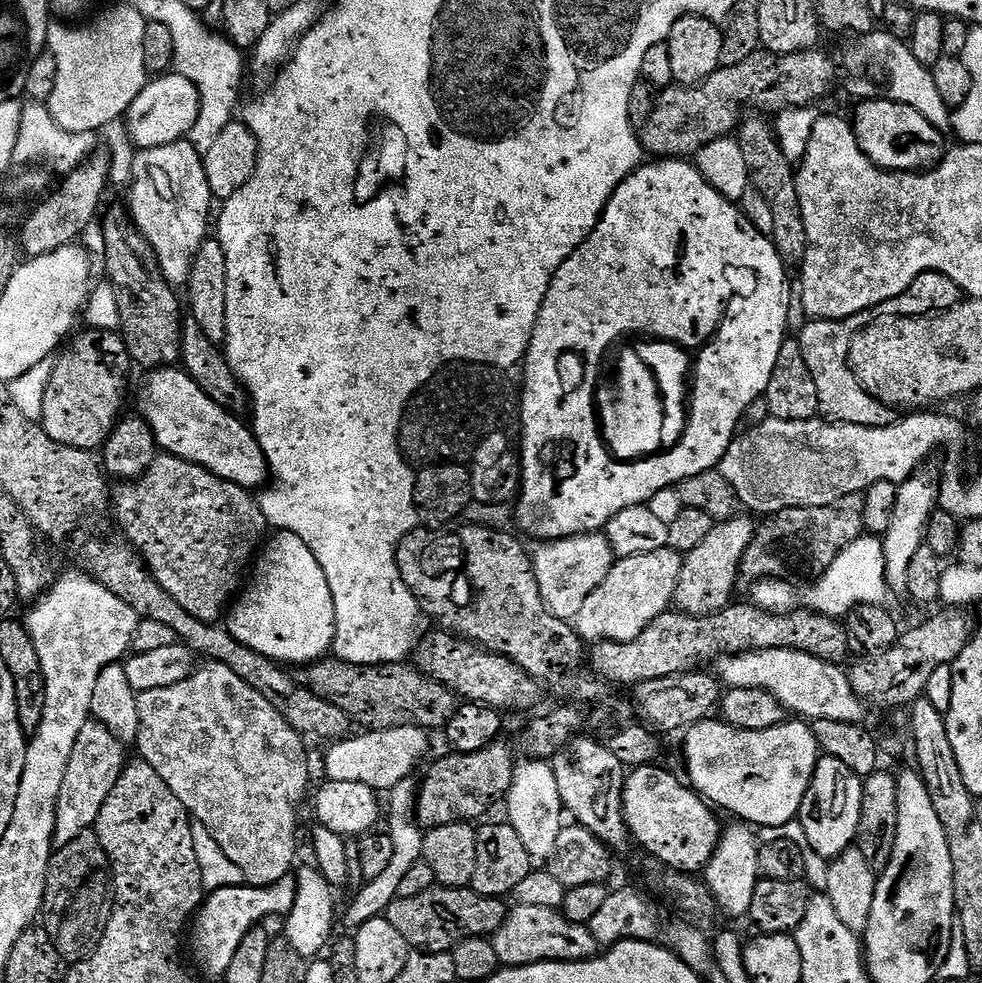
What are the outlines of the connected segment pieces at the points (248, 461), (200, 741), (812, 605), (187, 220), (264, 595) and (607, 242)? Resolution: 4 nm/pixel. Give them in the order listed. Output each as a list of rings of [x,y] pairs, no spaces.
[[[180,366],[159,367],[147,373],[144,385],[140,388],[140,408],[139,415],[154,430],[157,449],[163,450],[167,455],[177,456],[186,462],[205,468],[207,472],[213,472],[220,480],[225,480],[228,484],[235,484],[237,489],[260,490],[269,483],[270,473],[268,463],[264,457],[264,452],[260,448],[256,436],[247,423],[240,421],[239,415],[227,412],[218,402],[214,402],[194,382],[194,378],[189,376]]]
[[[215,662],[203,666],[175,686],[162,686],[162,690],[146,690],[137,695],[140,729],[134,744],[140,747],[139,759],[158,770],[158,778],[174,790],[193,821],[214,834],[214,842],[222,846],[230,862],[237,864],[241,877],[249,885],[270,887],[293,871],[292,863],[296,860],[296,807],[308,792],[305,741],[230,666]]]
[[[867,534],[858,537],[848,548],[843,548],[834,558],[834,562],[822,574],[819,580],[809,583],[804,592],[805,609],[820,612],[823,616],[835,616],[837,618],[847,617],[848,613],[854,608],[859,608],[861,604],[879,604],[885,603],[884,599],[890,596],[888,580],[884,577],[884,540],[879,536],[869,536]]]
[[[186,138],[166,147],[141,149],[134,156],[129,192],[129,215],[153,248],[160,275],[173,286],[187,285],[193,259],[207,239],[210,206],[214,204],[203,155]]]
[[[280,530],[275,535],[273,540],[271,537],[263,545],[251,573],[252,581],[249,584],[247,581],[246,587],[231,605],[226,616],[226,627],[230,634],[234,634],[234,638],[238,638],[238,642],[242,642],[242,646],[250,646],[250,650],[276,661],[281,666],[311,666],[325,659],[333,651],[336,642],[336,615],[334,598],[330,594],[330,582],[326,582],[326,574],[322,566],[318,566],[314,550],[310,550],[299,531]]]
[[[660,158],[655,162],[648,163],[637,168],[635,172],[632,172],[620,183],[618,190],[614,190],[610,202],[604,208],[603,214],[600,215],[600,221],[593,226],[586,242],[582,242],[582,246],[578,246],[578,250],[574,250],[574,254],[570,254],[570,258],[566,258],[566,262],[562,262],[562,266],[554,274],[554,278],[550,282],[550,290],[546,290],[546,298],[542,302],[542,310],[538,314],[538,322],[534,326],[534,334],[528,352],[522,361],[523,368],[525,367],[524,392],[522,388],[518,396],[518,420],[524,423],[524,448],[522,444],[522,479],[518,503],[514,509],[517,517],[528,516],[528,532],[532,536],[537,536],[537,541],[540,542],[565,540],[571,536],[599,533],[601,530],[607,529],[608,523],[614,518],[614,514],[618,514],[630,506],[647,504],[650,498],[654,498],[654,494],[658,494],[658,490],[666,490],[680,485],[686,479],[715,469],[738,435],[743,412],[755,399],[764,395],[766,386],[770,382],[770,374],[774,374],[774,362],[778,362],[778,350],[782,350],[784,341],[790,332],[788,326],[788,309],[790,307],[790,299],[788,300],[789,269],[786,267],[784,259],[778,254],[776,245],[772,243],[771,239],[758,230],[754,230],[754,226],[750,226],[750,222],[744,217],[739,207],[723,197],[711,185],[696,168],[695,163],[684,158]]]

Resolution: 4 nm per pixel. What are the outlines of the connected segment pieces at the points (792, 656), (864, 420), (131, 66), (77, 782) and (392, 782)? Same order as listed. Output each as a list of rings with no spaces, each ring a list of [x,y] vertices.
[[[789,648],[757,649],[724,656],[715,663],[714,668],[721,683],[728,688],[764,689],[774,694],[787,711],[809,721],[859,723],[866,711],[863,701],[858,699],[849,682],[847,671],[841,665],[819,659],[809,652]]]
[[[928,272],[918,276],[902,294],[879,303],[878,306],[859,311],[845,320],[809,319],[799,329],[798,339],[802,346],[802,358],[806,358],[806,366],[818,385],[819,415],[834,424],[853,424],[854,426],[870,426],[881,428],[896,423],[897,409],[875,400],[858,382],[852,373],[852,365],[848,363],[852,340],[866,326],[880,321],[884,317],[920,317],[934,312],[945,312],[963,301],[964,293],[950,278],[940,272]]]
[[[127,2],[108,8],[97,20],[84,24],[81,28],[67,28],[64,24],[49,23],[47,51],[54,58],[57,66],[54,92],[46,105],[54,122],[66,131],[95,132],[108,122],[121,119],[127,113],[129,106],[142,94],[150,79],[150,66],[146,62],[146,34],[150,24],[142,14]]]
[[[89,718],[86,726],[78,733],[78,742],[74,746],[74,754],[70,758],[70,766],[66,766],[66,778],[62,778],[62,790],[58,794],[56,807],[56,848],[74,842],[83,832],[95,825],[98,814],[110,798],[110,790],[118,782],[126,763],[126,744],[117,738],[102,722]]]
[[[402,726],[394,730],[382,730],[374,732],[364,730],[357,734],[349,735],[343,740],[337,740],[331,745],[332,748],[324,756],[324,772],[328,780],[334,782],[358,782],[364,783],[366,786],[375,790],[391,790],[394,786],[398,786],[398,782],[409,779],[413,775],[412,771],[420,764],[420,759],[428,752],[428,736],[429,733],[422,728],[414,726]]]

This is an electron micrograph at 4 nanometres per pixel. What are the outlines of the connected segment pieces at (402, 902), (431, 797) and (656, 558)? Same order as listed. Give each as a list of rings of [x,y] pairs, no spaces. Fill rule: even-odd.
[[[431,886],[425,892],[413,896],[401,895],[388,908],[386,919],[402,938],[406,938],[409,949],[422,952],[451,952],[462,941],[479,936],[490,938],[506,922],[510,911],[503,899],[483,896],[470,886],[445,888]]]
[[[504,742],[486,746],[486,750],[447,755],[433,766],[416,793],[415,814],[425,829],[476,822],[507,797],[517,766]]]
[[[670,547],[654,550],[650,554],[617,559],[610,574],[606,574],[602,586],[598,586],[598,590],[594,590],[590,598],[586,598],[582,610],[578,610],[574,627],[580,633],[581,640],[609,640],[625,644],[638,638],[638,634],[642,634],[642,630],[646,630],[646,626],[650,626],[654,618],[673,607],[683,565],[684,556]]]

